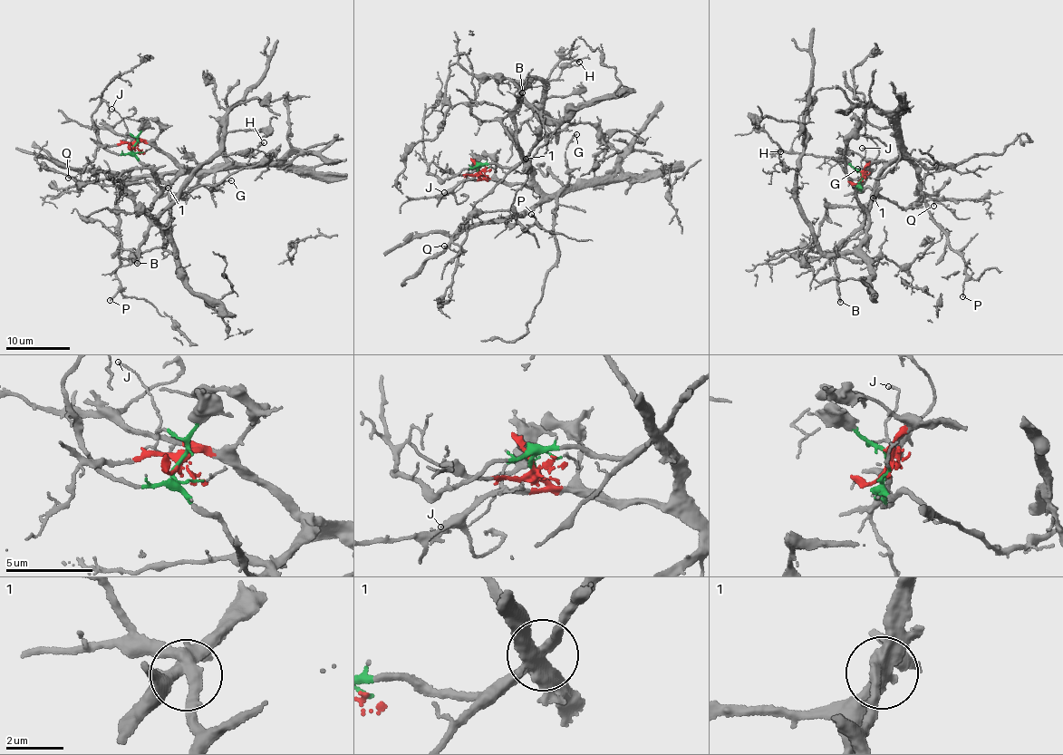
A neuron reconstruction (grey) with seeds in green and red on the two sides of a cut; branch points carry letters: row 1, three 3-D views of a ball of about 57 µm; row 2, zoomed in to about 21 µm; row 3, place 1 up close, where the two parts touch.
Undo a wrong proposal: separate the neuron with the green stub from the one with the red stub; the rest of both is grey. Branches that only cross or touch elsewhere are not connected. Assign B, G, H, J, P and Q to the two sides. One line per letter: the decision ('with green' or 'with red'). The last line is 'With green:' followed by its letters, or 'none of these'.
B: with red
G: with red
H: with green
J: with green
P: with red
Q: with green
With green: H, J, Q

